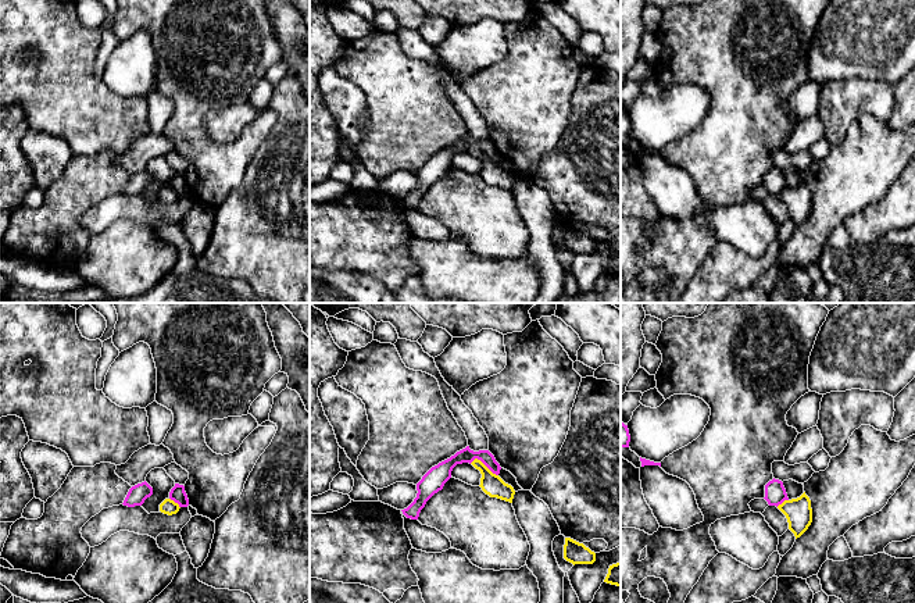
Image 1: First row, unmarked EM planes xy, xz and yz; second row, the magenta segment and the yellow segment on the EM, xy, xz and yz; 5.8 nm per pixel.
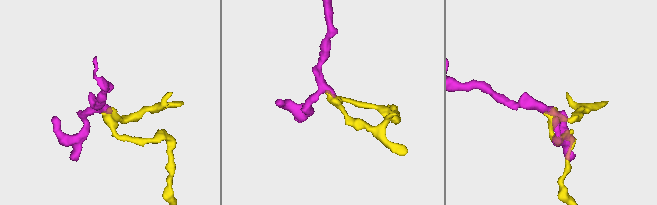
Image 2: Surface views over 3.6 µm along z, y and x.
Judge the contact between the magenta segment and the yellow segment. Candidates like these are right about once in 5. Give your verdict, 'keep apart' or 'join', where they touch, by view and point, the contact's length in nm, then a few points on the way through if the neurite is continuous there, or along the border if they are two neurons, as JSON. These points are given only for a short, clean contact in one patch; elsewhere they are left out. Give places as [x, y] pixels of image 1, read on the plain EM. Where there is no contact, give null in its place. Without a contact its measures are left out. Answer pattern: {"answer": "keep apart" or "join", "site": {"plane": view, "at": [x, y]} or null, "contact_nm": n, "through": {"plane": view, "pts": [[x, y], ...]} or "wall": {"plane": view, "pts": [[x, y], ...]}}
{"answer": "keep apart", "site": {"plane": "xz", "at": [483, 152]}, "contact_nm": 180, "wall": {"plane": "xz", "pts": [[469, 152], [479, 147], [497, 164]]}}

